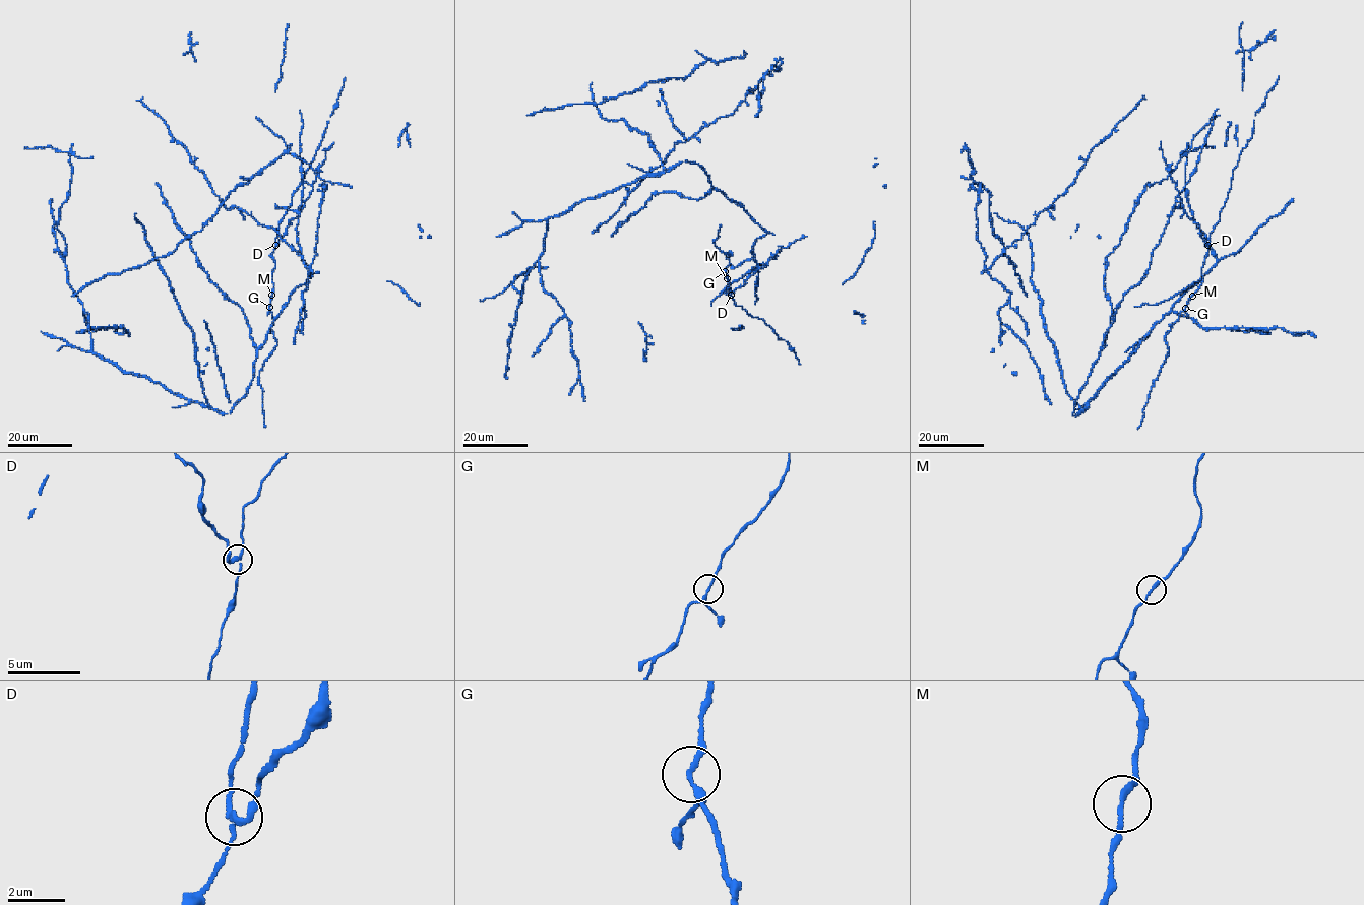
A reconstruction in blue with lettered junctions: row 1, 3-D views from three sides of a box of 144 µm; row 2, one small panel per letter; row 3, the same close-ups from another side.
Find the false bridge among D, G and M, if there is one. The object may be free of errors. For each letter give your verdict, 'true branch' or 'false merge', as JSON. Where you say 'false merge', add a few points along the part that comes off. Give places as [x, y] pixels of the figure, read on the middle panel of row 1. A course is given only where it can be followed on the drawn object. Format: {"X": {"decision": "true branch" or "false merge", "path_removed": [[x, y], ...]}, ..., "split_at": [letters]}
{"D": {"decision": "false merge"}, "G": {"decision": "true branch"}, "M": {"decision": "true branch"}, "split_at": ["D"]}

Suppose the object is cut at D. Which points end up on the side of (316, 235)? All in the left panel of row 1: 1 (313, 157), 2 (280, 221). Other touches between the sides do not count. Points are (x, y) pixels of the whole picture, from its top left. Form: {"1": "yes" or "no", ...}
{"1": "no", "2": "no"}

